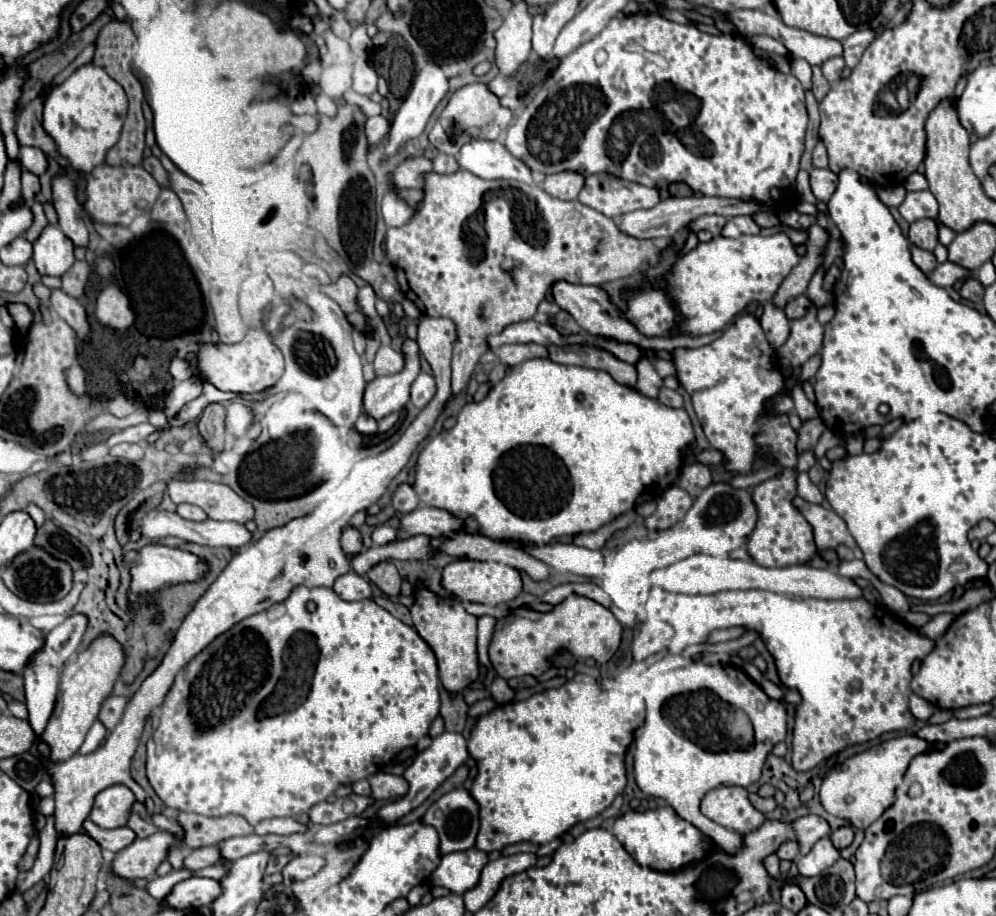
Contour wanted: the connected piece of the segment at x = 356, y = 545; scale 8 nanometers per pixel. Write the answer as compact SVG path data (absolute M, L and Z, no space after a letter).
M351 525L343 531L341 543L343 543L343 549L345 549L345 553L347 553L347 557L349 557L349 559L351 559L351 557L355 557L355 555L359 555L359 553L361 553L361 549L363 549L361 533L359 533L359 529L355 529L355 527L351 527Z

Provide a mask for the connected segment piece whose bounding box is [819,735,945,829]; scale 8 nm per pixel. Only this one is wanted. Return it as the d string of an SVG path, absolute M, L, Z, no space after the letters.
M901 735L901 737L887 739L867 751L861 751L845 759L823 779L823 785L819 791L821 805L825 807L827 813L847 819L857 829L865 829L873 821L877 821L885 809L893 805L897 783L905 775L911 759L915 755L929 753L933 749L943 751L945 743L929 743L917 735Z

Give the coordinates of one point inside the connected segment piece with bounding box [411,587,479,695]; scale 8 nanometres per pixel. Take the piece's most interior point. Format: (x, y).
(451, 633)

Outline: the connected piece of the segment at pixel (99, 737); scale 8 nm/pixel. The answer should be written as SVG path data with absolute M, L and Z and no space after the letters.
M95 721L93 727L89 729L89 733L87 733L87 737L85 737L79 753L81 753L81 755L87 755L87 753L93 753L95 749L99 749L99 745L101 745L103 739L105 739L105 733L107 733L107 729L103 727L103 723Z

